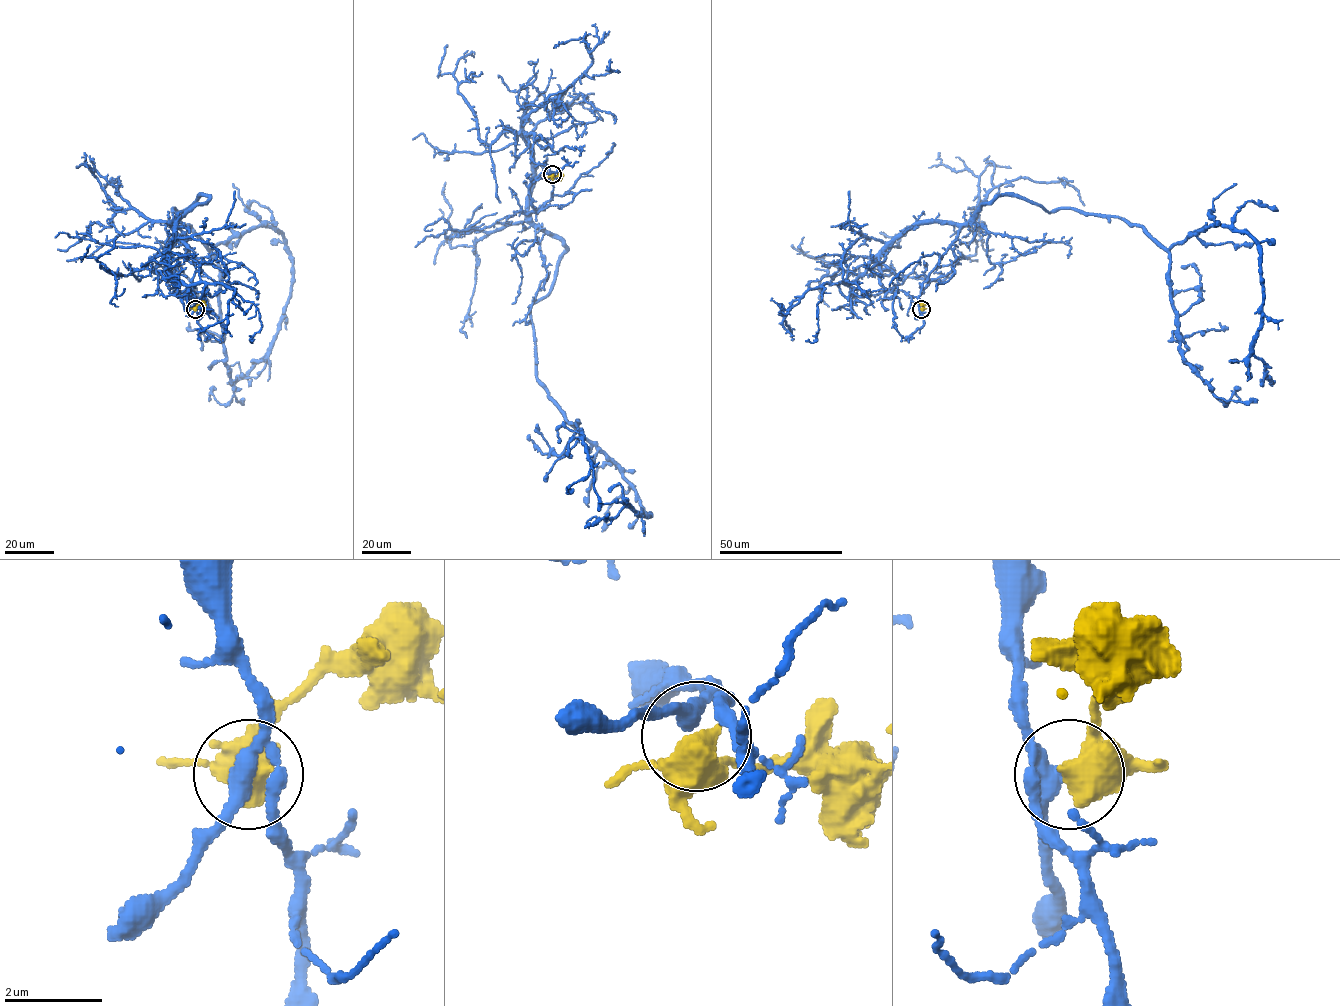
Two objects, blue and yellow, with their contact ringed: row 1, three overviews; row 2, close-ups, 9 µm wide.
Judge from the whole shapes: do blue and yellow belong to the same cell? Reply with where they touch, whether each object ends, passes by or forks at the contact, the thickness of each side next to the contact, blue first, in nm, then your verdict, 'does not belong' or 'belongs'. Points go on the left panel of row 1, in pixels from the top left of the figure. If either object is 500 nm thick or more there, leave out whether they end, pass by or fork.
at (195, 309); blue forks there; yellow forks there; 280 nm thick on the blue side, 420 nm on the other; does not belong

